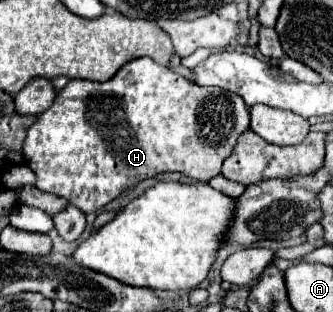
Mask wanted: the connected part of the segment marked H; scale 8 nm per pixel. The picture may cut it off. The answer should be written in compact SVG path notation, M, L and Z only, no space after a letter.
M142 57L122 65L120 71L104 83L70 79L68 85L58 91L52 107L38 115L38 121L28 129L24 157L36 173L36 187L62 195L80 211L90 213L102 209L126 189L160 173L184 173L192 179L210 181L220 175L224 159L232 153L236 139L248 127L250 113L238 95L220 91L218 87L196 87L172 69Z

